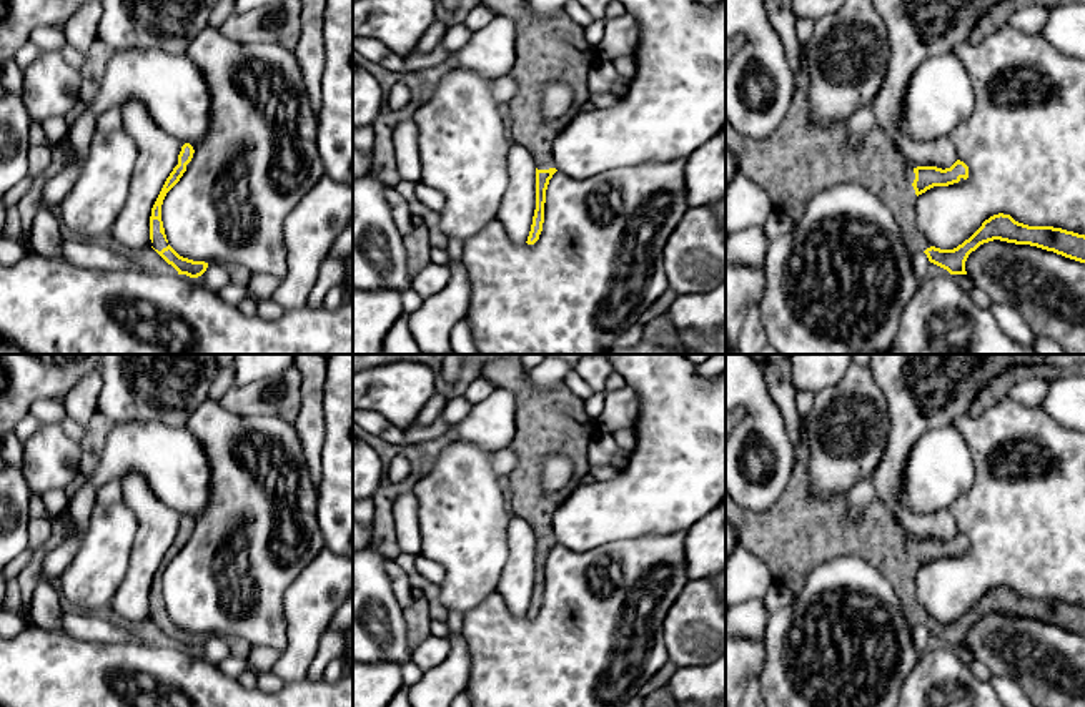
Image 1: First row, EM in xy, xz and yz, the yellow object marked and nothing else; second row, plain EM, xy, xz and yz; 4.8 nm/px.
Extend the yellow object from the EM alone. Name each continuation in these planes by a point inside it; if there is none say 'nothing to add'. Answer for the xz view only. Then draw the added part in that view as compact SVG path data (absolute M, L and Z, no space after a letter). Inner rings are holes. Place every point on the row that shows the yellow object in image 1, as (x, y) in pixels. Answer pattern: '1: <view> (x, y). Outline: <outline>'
1: xz (549, 50). Outline: M529 0L478 3L494 17L516 23L516 60L504 95L511 140L533 155L538 170L556 168L554 141L589 100L587 73L599 60L597 48L584 40L584 27L564 10L554 17L538 17L529 10ZM551 83L564 83L572 90L569 110L556 120L541 115L541 93Z

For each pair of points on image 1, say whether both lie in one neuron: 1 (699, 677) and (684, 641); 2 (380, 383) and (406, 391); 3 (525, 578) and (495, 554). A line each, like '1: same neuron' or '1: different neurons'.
1: different neurons
2: same neuron
3: different neurons

